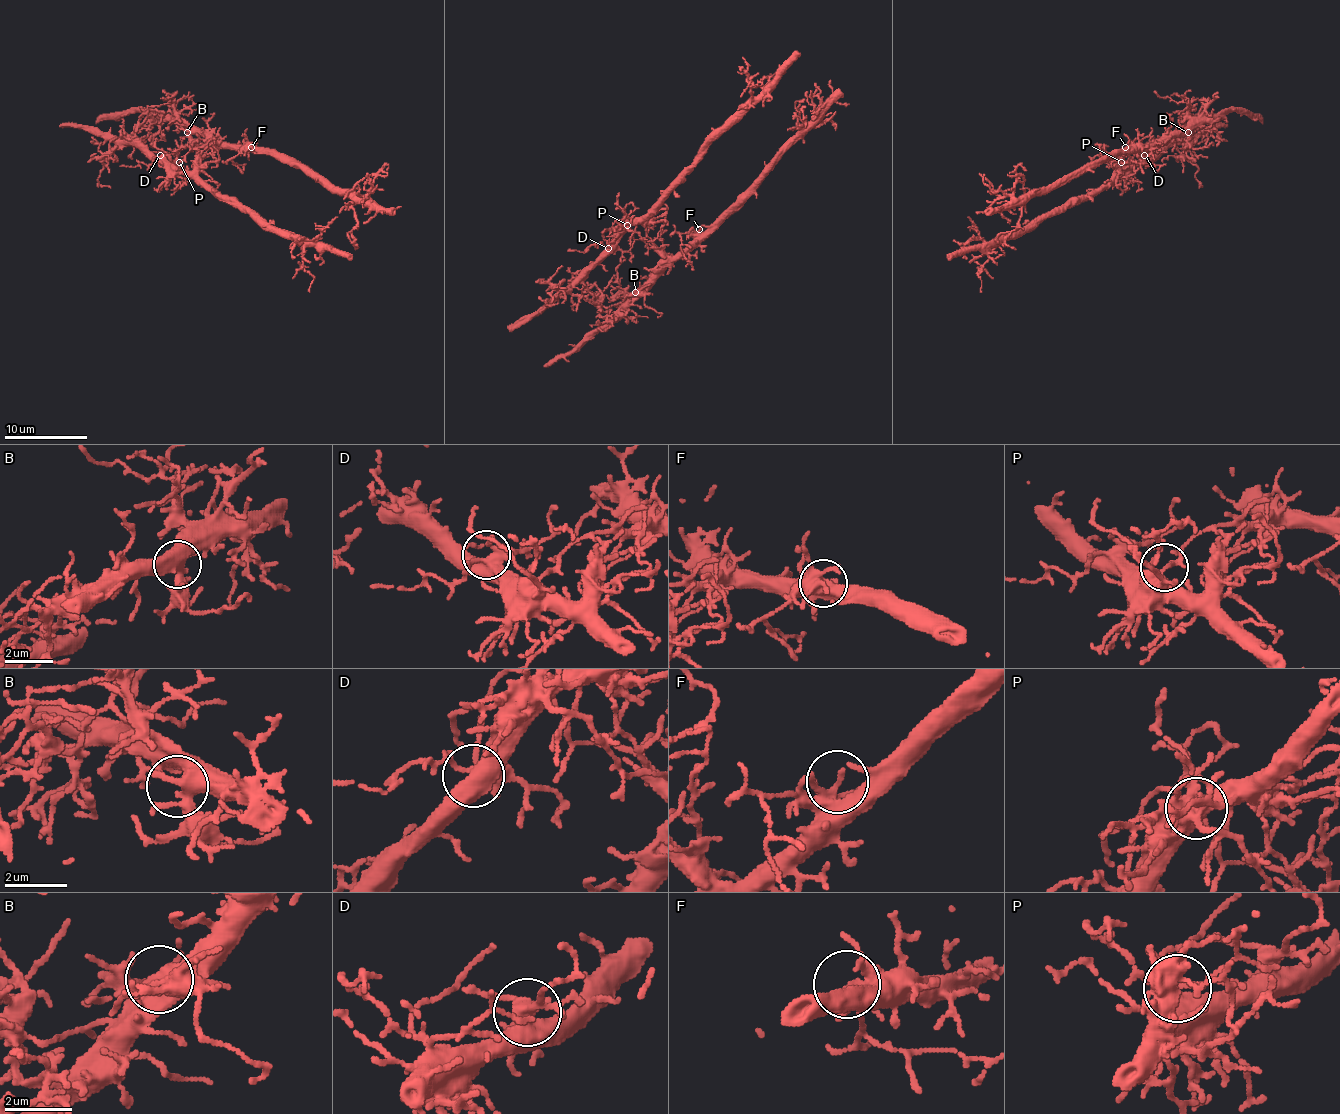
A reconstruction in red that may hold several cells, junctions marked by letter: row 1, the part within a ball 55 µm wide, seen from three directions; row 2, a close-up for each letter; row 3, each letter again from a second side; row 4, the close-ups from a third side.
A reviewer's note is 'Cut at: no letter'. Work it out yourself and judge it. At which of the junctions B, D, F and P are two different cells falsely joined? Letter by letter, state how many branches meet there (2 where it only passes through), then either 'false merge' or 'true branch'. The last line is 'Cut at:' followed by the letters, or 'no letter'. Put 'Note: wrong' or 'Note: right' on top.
Note: wrong
B: 4 branches meet; true branch
D: 7 branches meet; true branch
F: 4 branches meet; true branch
P: 6 branches meet; false merge
Cut at: P

